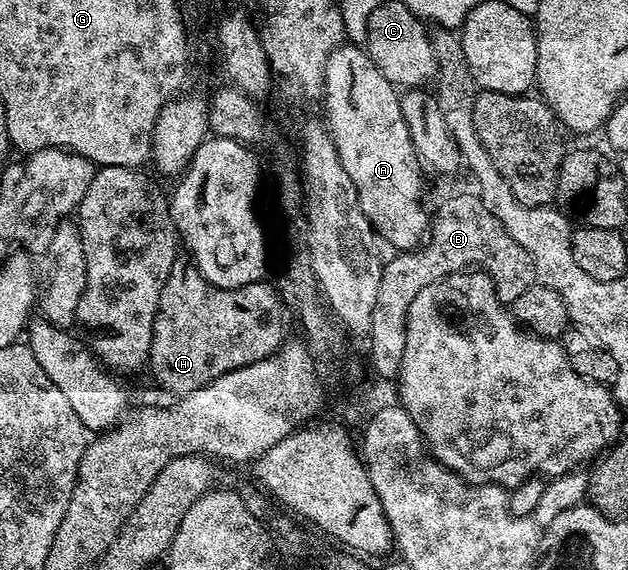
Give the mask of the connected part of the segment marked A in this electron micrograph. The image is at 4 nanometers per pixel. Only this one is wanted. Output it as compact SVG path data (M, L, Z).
M341 44L334 52L330 52L324 65L322 94L325 97L324 114L328 117L326 127L332 136L342 168L357 189L362 212L369 218L374 230L385 237L397 252L416 249L425 241L430 229L430 210L424 207L425 171L420 157L416 155L410 128L402 116L397 87L386 80L378 68L374 68L374 60L370 60L367 50L356 44Z

